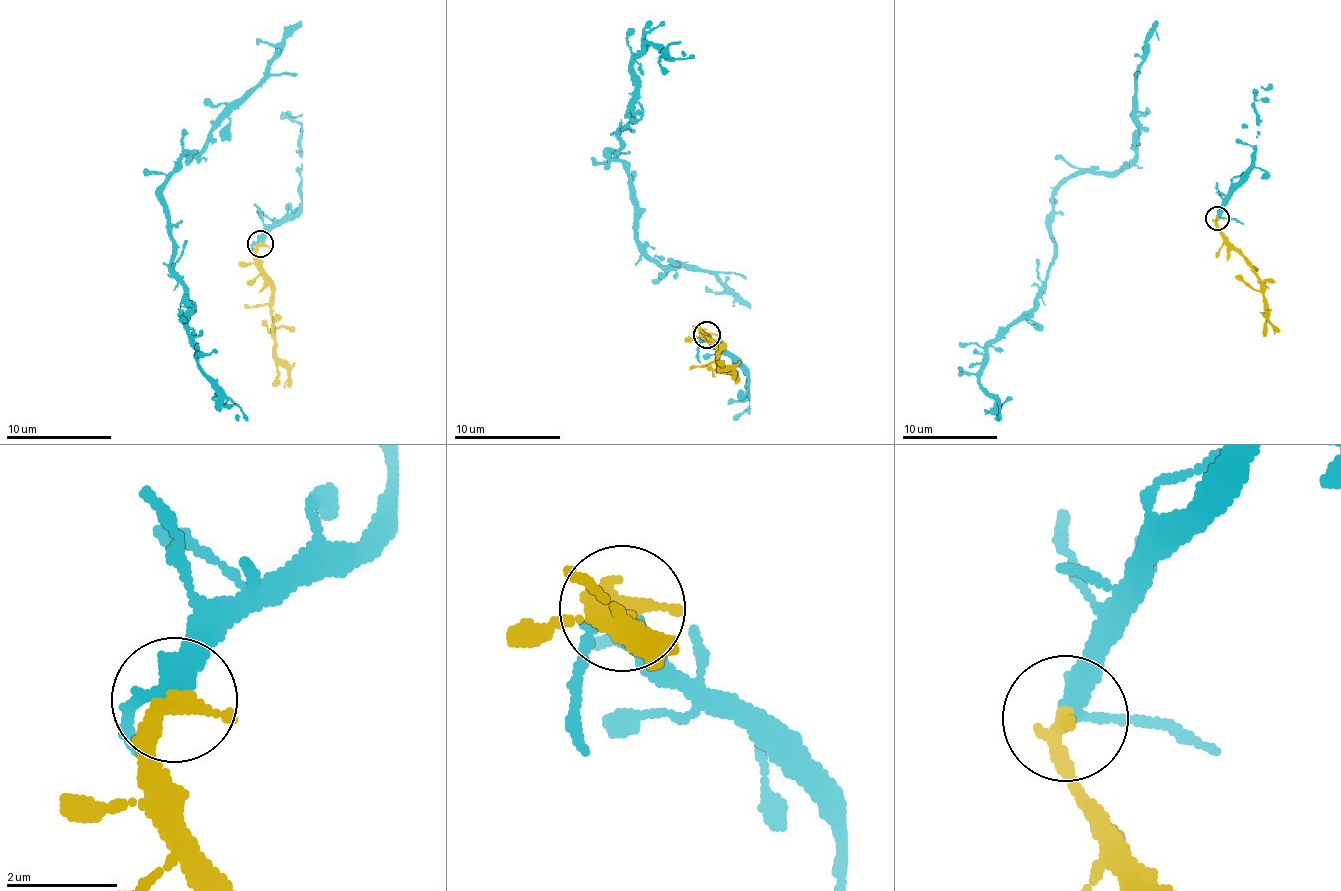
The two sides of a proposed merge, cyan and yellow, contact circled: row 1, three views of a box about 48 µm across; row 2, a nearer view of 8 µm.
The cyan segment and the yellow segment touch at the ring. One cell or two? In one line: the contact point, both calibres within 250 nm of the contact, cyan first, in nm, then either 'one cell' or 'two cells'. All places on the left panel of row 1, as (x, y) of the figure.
place (260, 244); calibres 320 and 360 nm; one cell

